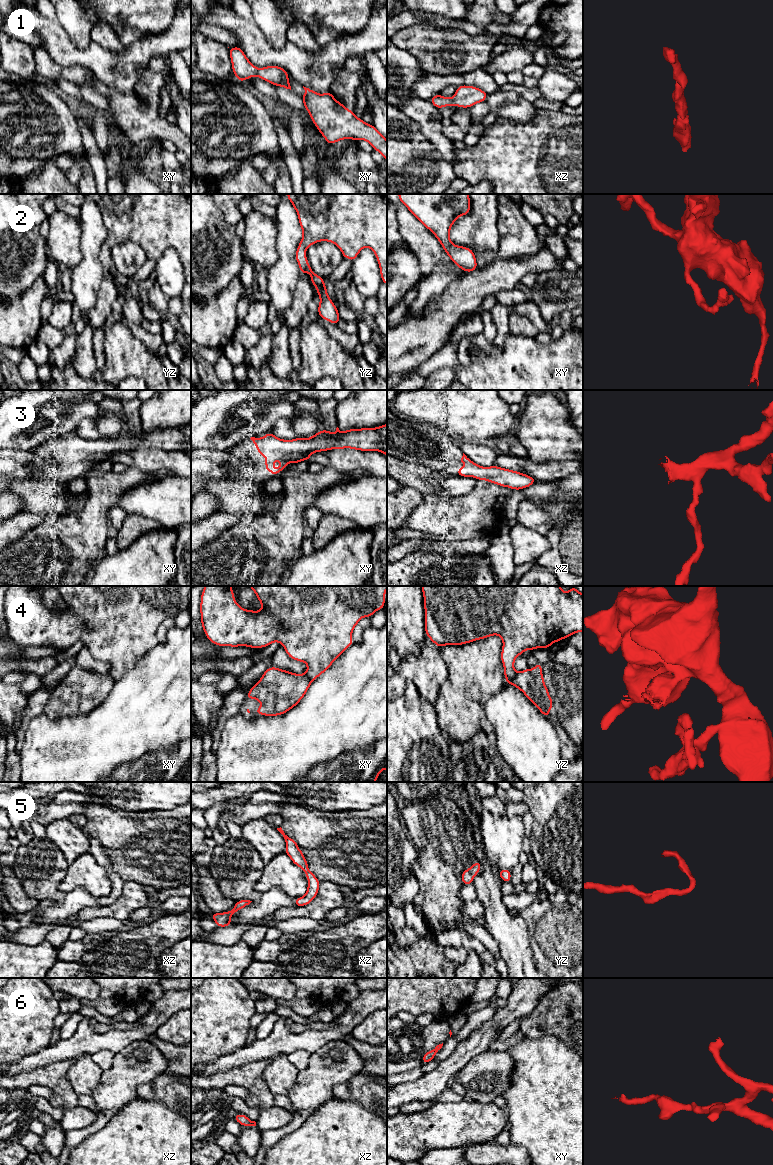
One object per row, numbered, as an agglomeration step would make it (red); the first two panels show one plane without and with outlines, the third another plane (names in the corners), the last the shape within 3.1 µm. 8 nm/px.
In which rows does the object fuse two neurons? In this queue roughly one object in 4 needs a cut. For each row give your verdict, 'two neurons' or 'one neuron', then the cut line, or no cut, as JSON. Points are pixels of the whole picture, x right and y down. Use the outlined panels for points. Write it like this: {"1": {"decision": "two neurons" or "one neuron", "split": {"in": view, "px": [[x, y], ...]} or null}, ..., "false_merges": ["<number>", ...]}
{"1": {"decision": "one neuron", "split": null}, "2": {"decision": "one neuron", "split": null}, "3": {"decision": "one neuron", "split": null}, "4": {"decision": "two neurons", "split": {"in": "yz", "px": [[516, 673], [506, 681]]}}, "5": {"decision": "one neuron", "split": null}, "6": {"decision": "one neuron", "split": null}, "false_merges": ["4"]}

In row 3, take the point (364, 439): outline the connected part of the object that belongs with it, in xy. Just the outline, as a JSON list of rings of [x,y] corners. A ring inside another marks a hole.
[[[387,424],[376,428],[348,429],[341,432],[336,428],[333,434],[329,430],[320,430],[310,438],[283,440],[268,432],[262,438],[250,438],[258,454],[266,458],[265,468],[275,477],[288,463],[298,464],[302,460],[309,462],[312,453],[332,449],[350,448],[360,451],[375,451],[387,456]]]

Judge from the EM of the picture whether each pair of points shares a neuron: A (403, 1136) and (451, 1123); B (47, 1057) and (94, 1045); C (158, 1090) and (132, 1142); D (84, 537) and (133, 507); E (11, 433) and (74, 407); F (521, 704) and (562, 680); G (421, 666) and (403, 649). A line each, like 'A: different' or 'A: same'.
A: same
B: same
C: different
D: different
E: same
F: different
G: different

